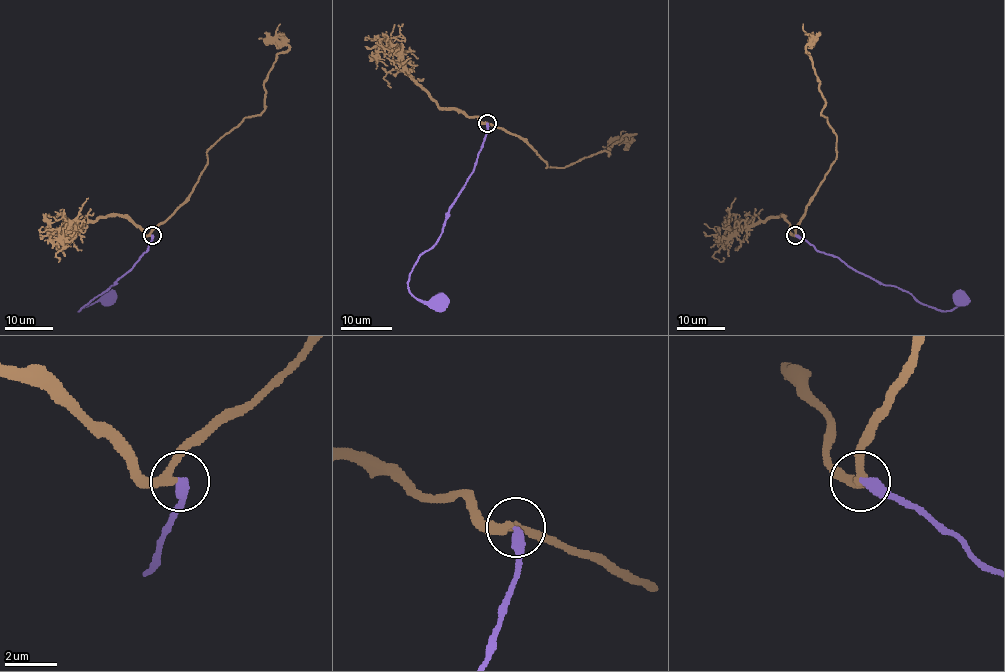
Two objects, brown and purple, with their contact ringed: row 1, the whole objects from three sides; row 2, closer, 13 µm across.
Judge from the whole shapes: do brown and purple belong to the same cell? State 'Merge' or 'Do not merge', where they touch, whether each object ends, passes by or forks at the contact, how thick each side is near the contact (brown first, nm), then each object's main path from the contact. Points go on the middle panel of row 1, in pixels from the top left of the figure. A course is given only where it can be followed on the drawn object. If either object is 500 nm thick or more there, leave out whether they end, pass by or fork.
Merge. Place: (487, 123). At the ring brown passes by. At the ring purple ends. Thickness 300 nm (brown) against 400 nm. Course of brown: (486, 122), (516, 134), (546, 168), (565, 168), (604, 151), (609, 155), (607, 148), (635, 134), (602, 146). Course of purple: (486, 122), (473, 171), (445, 218), (439, 240), (419, 256), (408, 281), (408, 290), (415, 298), (439, 300)

